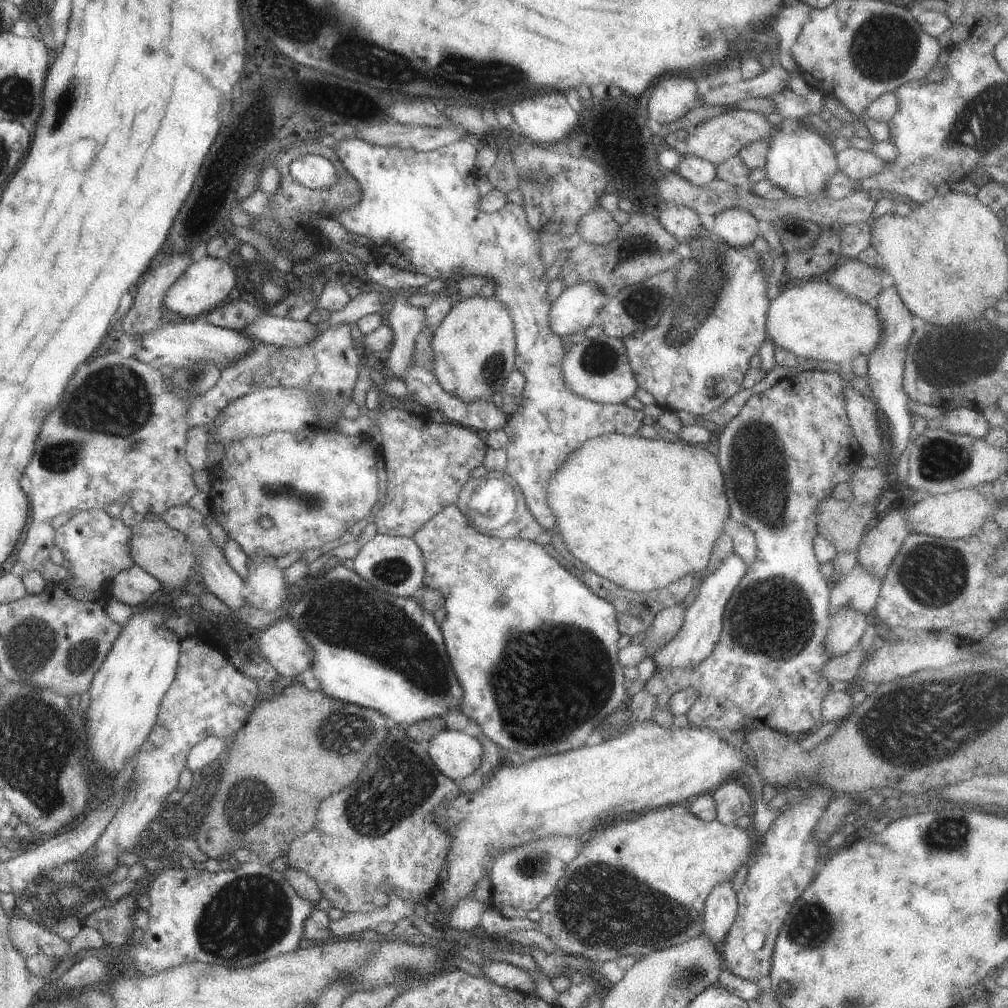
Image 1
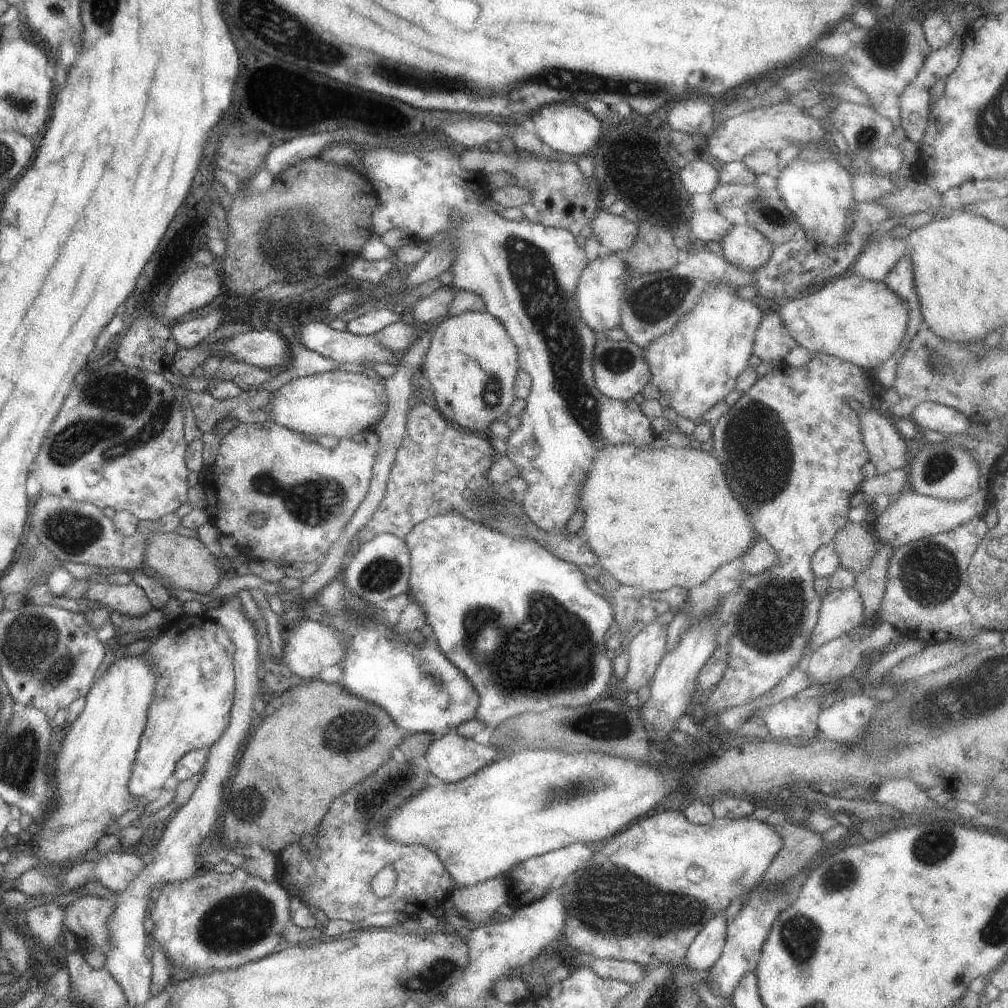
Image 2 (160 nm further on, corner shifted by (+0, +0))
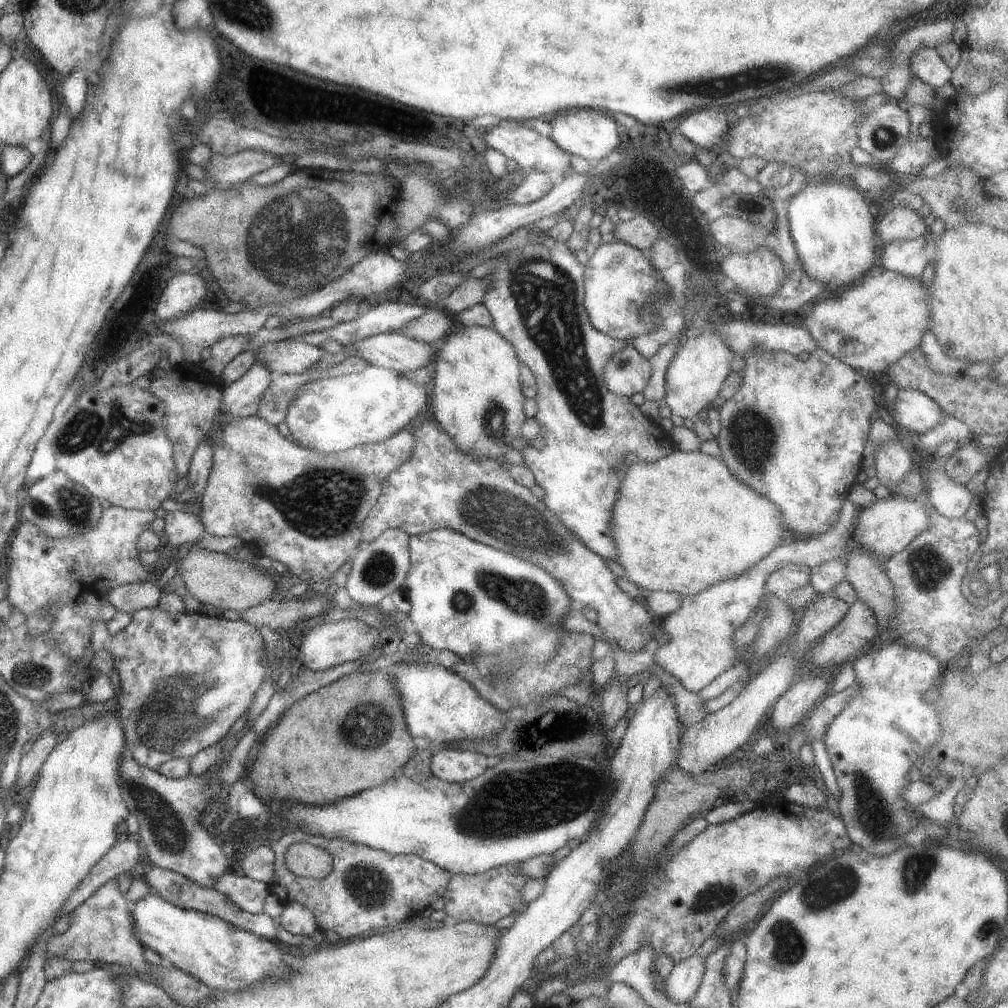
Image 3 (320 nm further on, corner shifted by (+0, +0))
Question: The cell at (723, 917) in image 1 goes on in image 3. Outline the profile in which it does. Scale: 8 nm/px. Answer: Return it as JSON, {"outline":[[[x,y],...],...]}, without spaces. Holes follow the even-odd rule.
{"outline":[[[695,954],[689,955],[686,959],[675,963],[669,975],[664,978],[664,992],[666,999],[672,1003],[687,1003],[697,990],[700,983],[702,972],[704,971],[704,958],[700,958]]]}

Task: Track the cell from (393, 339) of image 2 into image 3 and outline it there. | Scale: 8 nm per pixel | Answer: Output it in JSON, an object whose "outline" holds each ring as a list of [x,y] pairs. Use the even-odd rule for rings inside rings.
{"outline":[[[429,306],[429,309],[419,318],[410,320],[393,333],[403,333],[418,341],[434,343],[437,339],[447,335],[453,325],[453,316],[438,308]]]}

